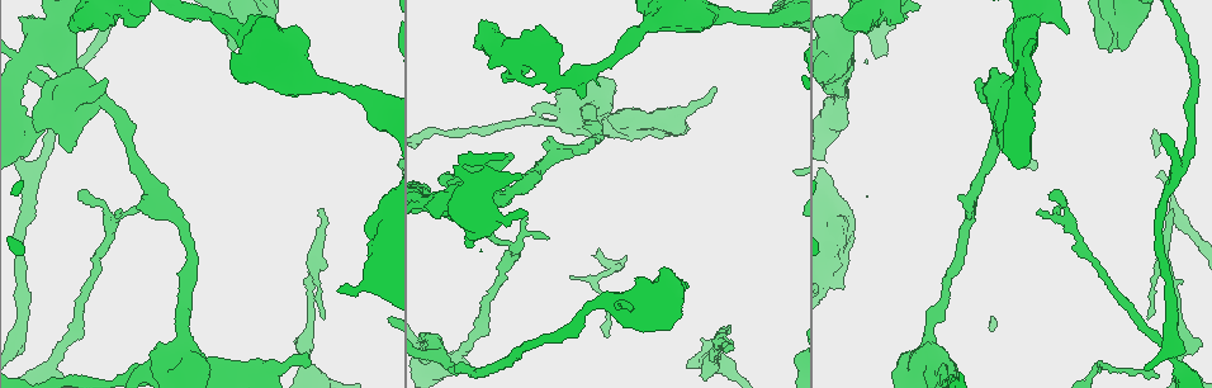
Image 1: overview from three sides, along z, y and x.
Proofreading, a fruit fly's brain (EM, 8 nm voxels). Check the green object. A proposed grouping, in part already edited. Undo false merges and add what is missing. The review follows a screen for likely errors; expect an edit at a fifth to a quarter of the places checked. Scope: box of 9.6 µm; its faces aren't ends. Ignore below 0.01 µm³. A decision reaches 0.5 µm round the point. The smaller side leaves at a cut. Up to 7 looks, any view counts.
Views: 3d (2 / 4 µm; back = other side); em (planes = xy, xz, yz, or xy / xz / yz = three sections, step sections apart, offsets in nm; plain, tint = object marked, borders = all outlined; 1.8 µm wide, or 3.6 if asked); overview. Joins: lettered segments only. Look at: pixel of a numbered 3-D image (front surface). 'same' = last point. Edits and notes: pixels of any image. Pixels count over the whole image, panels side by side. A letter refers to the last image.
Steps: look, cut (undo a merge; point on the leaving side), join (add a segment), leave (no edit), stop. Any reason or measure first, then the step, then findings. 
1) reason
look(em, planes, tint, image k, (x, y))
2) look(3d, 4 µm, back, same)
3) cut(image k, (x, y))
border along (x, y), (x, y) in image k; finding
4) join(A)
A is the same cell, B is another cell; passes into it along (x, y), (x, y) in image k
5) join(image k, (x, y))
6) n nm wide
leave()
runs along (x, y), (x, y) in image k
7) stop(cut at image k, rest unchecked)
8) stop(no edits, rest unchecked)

branch stops here
look(3d, 2 µm, image 1, (310, 360))

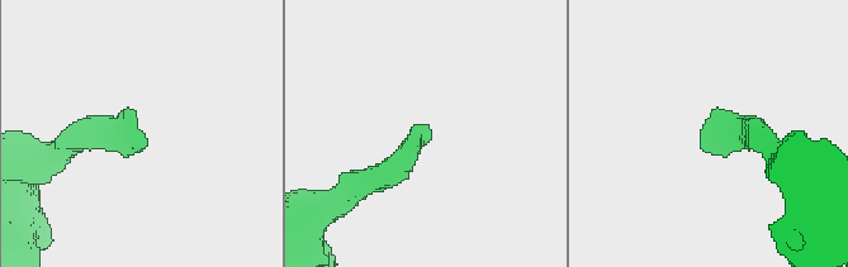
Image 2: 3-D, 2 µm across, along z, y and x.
look(em, xy, step 8, borders, image 2, (703, 140))

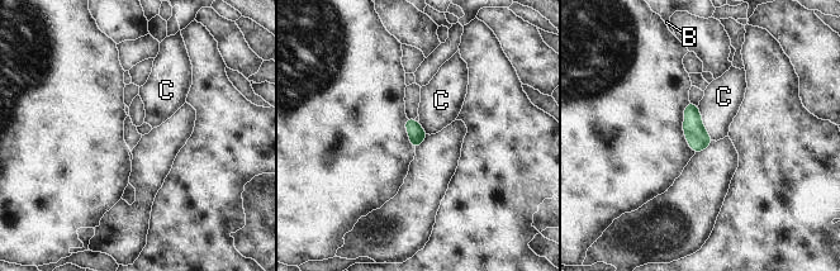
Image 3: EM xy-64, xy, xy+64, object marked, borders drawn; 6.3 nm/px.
look(em, planes, borders, same)

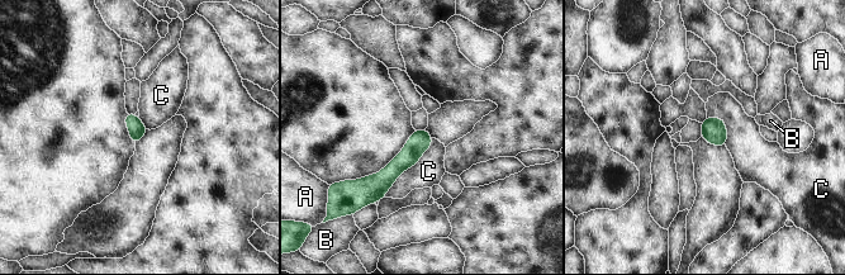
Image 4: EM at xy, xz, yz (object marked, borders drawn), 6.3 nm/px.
leave()
A, B and C are other cells; runs along (428, 138), (381, 181), (364, 181) in image 4; no lettered segment goes on from it

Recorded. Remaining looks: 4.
thin end
look(3d, 2 µm, image 1, (116, 213))

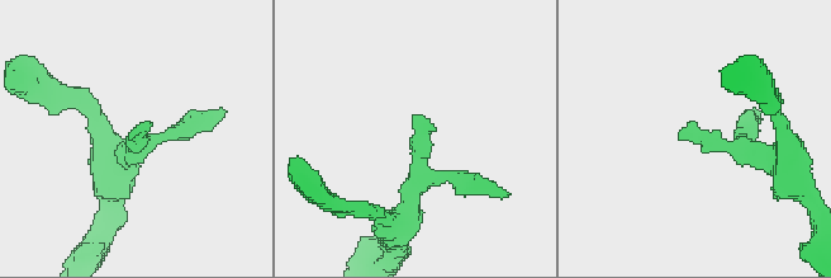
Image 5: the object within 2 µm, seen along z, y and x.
shape alone is not enough
look(em, planes, tint, image 5, (419, 116))

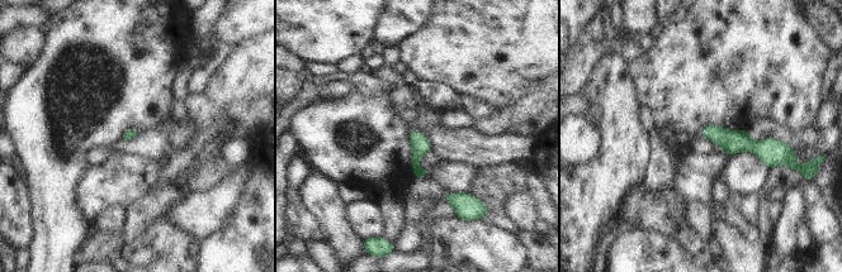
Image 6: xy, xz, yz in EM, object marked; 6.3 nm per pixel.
what lies round it
look(em, planes, borders, same)

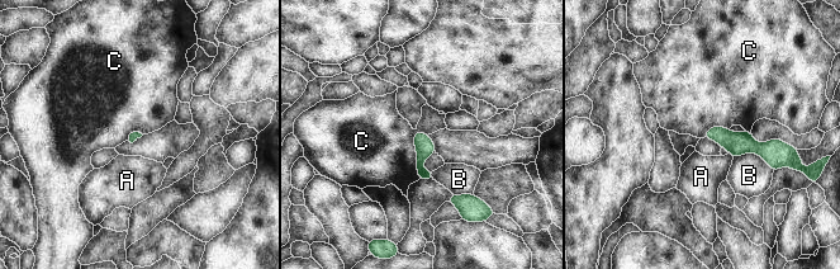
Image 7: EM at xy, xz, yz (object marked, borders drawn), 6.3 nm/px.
leave()
A, B and C are other cells; no lettered segment goes on from it

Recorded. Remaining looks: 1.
calibre changes
look(em, 3.6 µm, planes, borders, image 1, (141, 370))

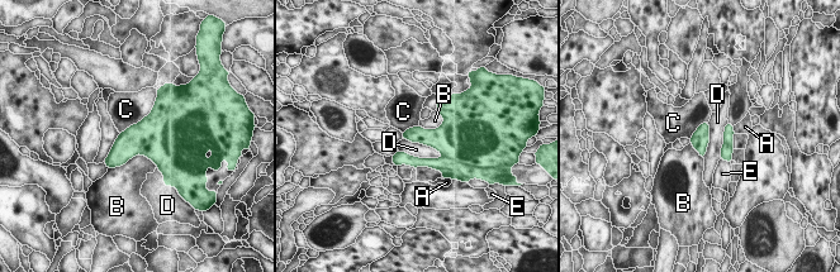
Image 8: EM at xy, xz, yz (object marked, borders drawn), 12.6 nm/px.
cut(image 8, (455, 170))
A, B, C, D and E are other cells; border along (442, 156), (451, 161) in image 8; a second neuron is stuck on

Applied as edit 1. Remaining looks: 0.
stop(cut at image 8, rest unchecked)

